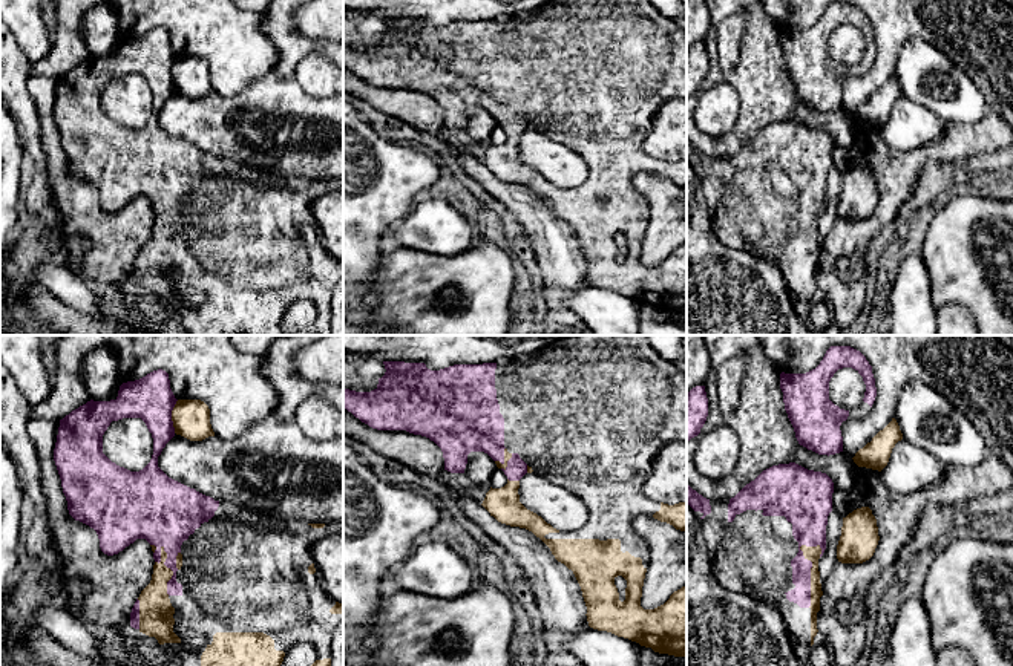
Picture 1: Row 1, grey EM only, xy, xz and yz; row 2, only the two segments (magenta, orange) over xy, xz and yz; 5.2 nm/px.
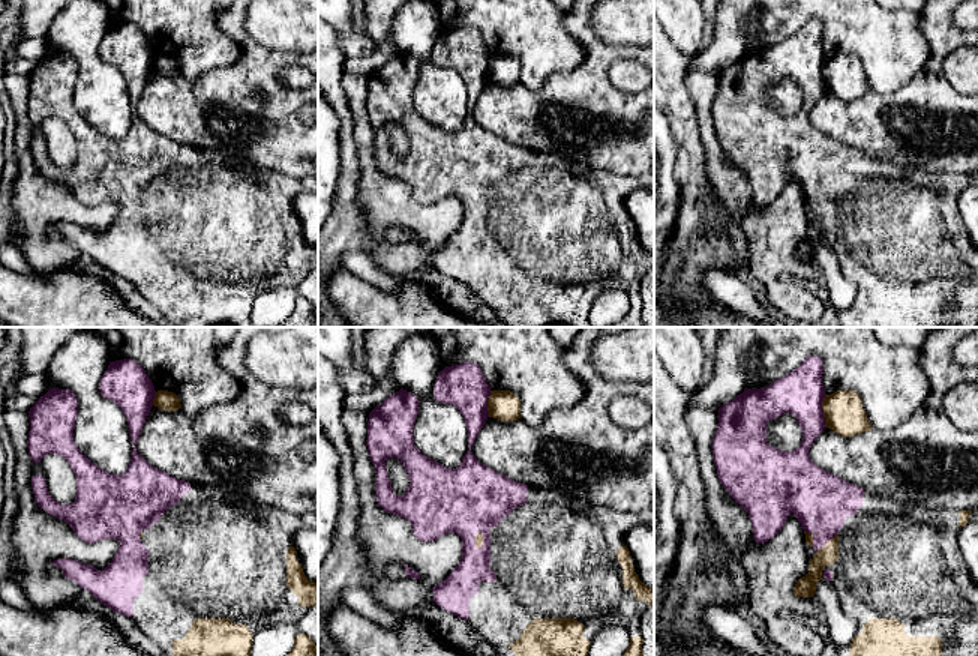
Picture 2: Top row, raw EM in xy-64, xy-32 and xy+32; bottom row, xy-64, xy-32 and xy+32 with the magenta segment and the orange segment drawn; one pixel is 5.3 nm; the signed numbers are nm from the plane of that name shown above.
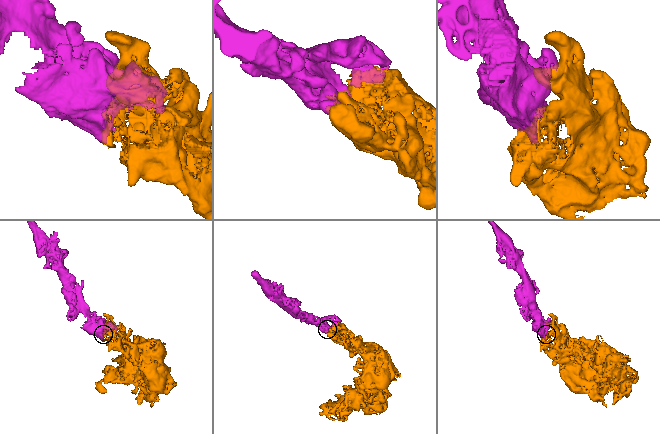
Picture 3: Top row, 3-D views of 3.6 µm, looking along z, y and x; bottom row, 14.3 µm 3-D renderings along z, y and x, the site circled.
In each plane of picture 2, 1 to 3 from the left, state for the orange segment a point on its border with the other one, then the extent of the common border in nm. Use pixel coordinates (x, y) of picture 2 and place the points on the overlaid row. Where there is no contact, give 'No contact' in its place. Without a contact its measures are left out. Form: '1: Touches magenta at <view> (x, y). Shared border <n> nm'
1: Touches magenta at xy-64 (153, 398). Shared border 80 nm
2: Touches magenta at xy-32 (486, 404). Shared border 150 nm
3: Touches magenta at xy+32 (822, 412). Shared border 180 nm

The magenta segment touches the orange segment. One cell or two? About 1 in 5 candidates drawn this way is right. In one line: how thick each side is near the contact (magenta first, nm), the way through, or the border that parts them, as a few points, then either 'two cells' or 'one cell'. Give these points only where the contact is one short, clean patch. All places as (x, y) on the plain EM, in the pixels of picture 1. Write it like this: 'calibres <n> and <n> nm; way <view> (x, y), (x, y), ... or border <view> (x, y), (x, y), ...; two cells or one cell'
calibres 190 and 80 nm; one cell

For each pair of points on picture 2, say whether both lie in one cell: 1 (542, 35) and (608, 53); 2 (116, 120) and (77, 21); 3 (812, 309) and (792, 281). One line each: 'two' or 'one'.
1: two
2: one
3: one

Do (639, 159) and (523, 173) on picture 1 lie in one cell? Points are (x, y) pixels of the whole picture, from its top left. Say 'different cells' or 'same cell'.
same cell

